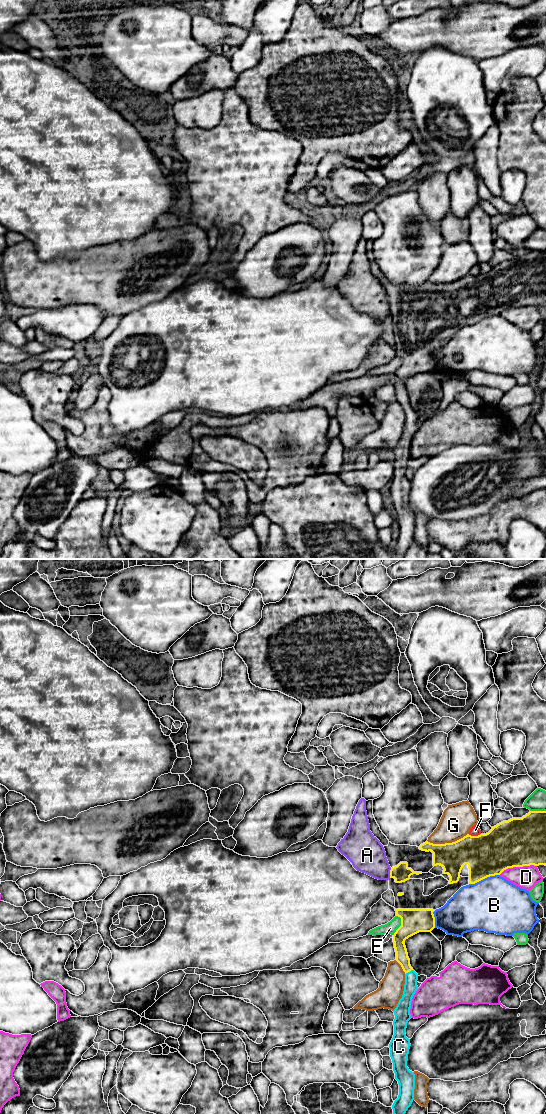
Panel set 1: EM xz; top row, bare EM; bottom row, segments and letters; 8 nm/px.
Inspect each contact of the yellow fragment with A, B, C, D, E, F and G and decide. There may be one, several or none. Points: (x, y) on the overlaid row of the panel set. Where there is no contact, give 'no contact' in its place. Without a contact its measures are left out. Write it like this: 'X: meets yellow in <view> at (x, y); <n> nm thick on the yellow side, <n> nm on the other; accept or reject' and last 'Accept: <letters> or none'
A: meets yellow in xz at (390, 873); 140 nm thick on the yellow side, 280 nm on the other; reject
B: meets yellow in xz at (484, 878); 340 nm thick on the yellow side, 440 nm on the other; reject
C: meets yellow in xz at (408, 971); 100 nm thick on the yellow side, 110 nm on the other; accept
D: meets yellow in xz at (517, 866); 400 nm thick on the yellow side, 190 nm on the other; reject
E: meets yellow in xz at (401, 925); 200 nm thick on the yellow side, 100 nm on the other; reject
F: meets yellow in xz at (474, 836); 340 nm thick on the yellow side, 80 nm on the other; reject
G: meets yellow in xz at (447, 843); 260 nm thick on the yellow side, 260 nm on the other; reject
Accept: C

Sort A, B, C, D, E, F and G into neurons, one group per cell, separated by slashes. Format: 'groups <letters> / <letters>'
groups A / B / C / D / E / F / G

